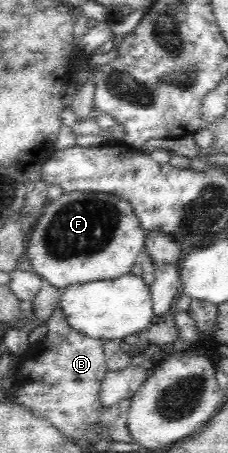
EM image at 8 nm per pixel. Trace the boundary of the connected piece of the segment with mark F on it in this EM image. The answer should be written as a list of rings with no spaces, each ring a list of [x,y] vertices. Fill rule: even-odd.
[[[104,191],[65,192],[49,200],[43,216],[27,235],[26,250],[33,271],[61,290],[128,275],[143,251],[157,264],[181,260],[178,241],[164,231],[145,232],[129,201]]]

